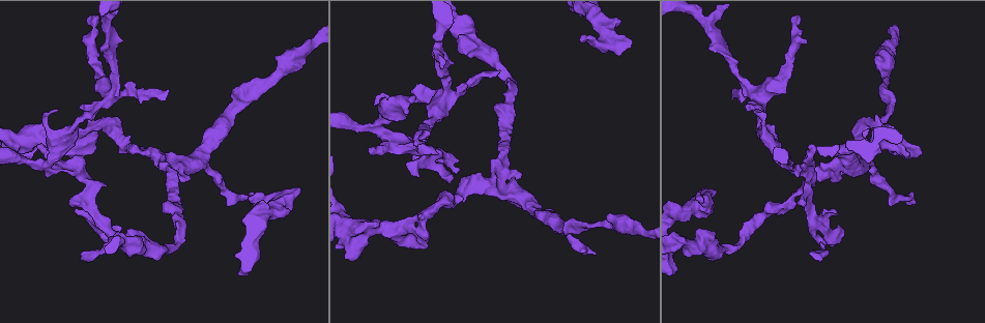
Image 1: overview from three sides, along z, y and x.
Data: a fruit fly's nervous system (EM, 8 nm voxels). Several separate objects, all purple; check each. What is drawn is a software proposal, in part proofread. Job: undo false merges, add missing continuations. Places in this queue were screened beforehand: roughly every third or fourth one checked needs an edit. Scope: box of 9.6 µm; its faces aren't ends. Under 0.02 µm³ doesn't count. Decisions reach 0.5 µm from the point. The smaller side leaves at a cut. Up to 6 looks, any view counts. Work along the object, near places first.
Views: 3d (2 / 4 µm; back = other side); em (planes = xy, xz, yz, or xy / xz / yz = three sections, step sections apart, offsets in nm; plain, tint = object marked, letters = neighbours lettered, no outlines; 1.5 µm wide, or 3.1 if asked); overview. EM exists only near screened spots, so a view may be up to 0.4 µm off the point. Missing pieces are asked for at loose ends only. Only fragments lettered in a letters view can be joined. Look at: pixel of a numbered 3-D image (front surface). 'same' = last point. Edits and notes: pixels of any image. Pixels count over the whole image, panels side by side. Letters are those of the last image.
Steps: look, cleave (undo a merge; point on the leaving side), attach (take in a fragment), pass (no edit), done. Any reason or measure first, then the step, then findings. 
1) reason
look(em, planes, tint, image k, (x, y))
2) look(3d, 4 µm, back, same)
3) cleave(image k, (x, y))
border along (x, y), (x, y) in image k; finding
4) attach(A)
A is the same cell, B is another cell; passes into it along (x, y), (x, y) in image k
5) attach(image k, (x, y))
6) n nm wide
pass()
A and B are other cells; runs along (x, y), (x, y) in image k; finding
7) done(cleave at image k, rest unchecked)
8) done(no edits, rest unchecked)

thick end
look(em, planes, letters, image 1, (631, 40))

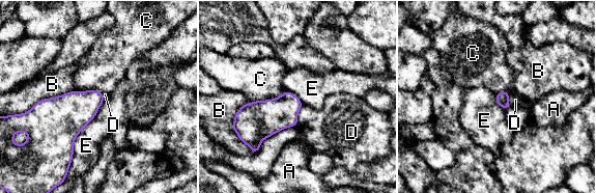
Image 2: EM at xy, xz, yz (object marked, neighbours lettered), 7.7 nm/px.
pass()
A, B, C, D and E are other cells; none of them fits

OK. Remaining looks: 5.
end of a long branch
look(3d, 2 µm, image 1, (913, 202))

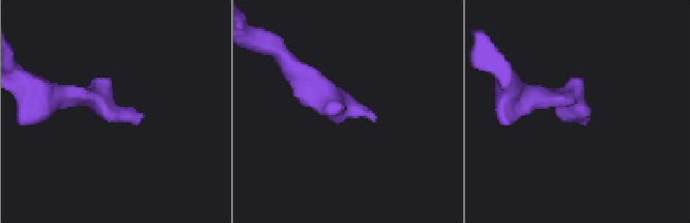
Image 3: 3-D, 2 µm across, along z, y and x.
look(em, planes, letters, image 3, (585, 113))

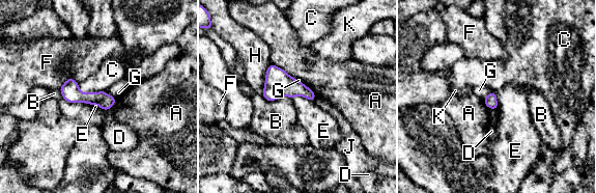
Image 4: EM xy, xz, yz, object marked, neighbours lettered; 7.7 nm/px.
100 nm wide
pass()
A, B, C, D, E, F, G, H, J and K are other cells; border along (261, 95), (268, 101), (291, 98) in image 4; no lettered fragment goes on from it

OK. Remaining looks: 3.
an open end
look(3d, 2 µm, image 1, (810, 254))

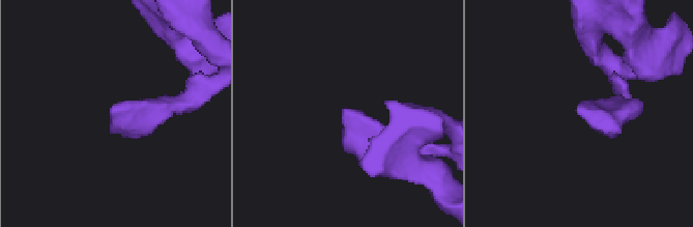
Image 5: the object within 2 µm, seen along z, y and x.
look(em, planes, letters, image 5, (112, 108))

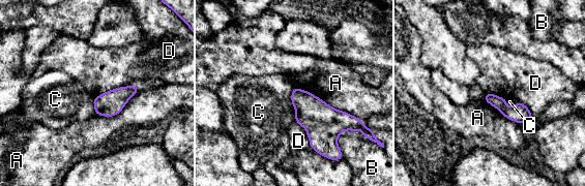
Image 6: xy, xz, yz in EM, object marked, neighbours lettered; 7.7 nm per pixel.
A touches over 600 nm
pass()
A, B, C and D are other cells; border along (135, 85), (115, 87), (93, 98) in image 6; no lettered fragment goes on from it

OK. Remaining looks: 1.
done(no edits, rest unchecked)

